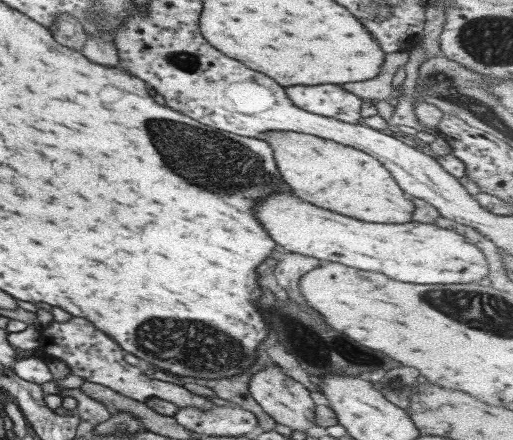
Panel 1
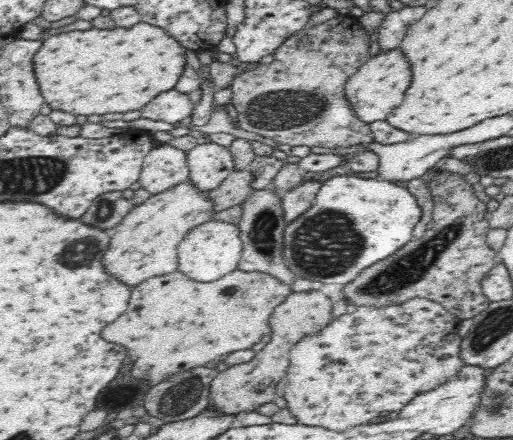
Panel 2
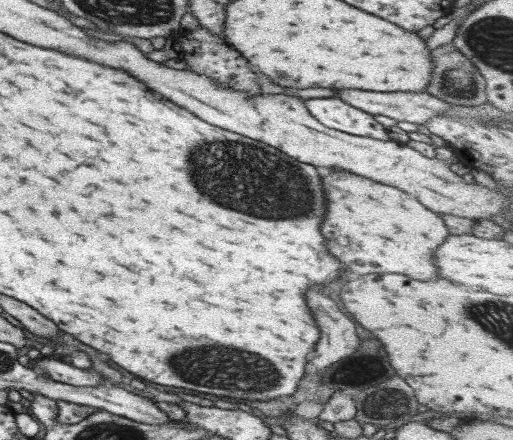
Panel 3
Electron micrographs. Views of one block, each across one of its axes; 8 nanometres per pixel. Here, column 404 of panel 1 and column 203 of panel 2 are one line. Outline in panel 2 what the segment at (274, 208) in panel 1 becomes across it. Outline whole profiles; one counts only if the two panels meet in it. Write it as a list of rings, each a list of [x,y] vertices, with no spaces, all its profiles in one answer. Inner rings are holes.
[[[214,219],[195,226],[178,244],[179,271],[196,282],[214,282],[216,278],[222,278],[238,269],[242,254],[242,241],[238,234],[238,226]]]

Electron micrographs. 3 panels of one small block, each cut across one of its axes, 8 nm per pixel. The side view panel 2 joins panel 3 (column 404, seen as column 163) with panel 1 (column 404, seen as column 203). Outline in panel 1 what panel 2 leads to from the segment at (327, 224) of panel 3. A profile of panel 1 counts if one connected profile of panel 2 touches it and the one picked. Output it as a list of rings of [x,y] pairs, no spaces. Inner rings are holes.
[[[273,130],[265,131],[260,137],[273,149],[273,160],[281,180],[289,185],[292,194],[295,194],[299,199],[305,200],[317,208],[331,210],[331,212],[337,212],[337,214],[347,216],[347,218],[355,218],[361,222],[405,224],[405,222],[411,221],[411,212],[413,212],[411,199],[399,188],[388,170],[365,152],[337,144],[333,140],[325,140],[319,136],[311,136],[301,132]]]

